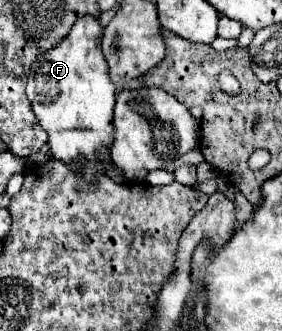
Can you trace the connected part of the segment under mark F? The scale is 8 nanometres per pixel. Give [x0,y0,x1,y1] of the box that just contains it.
[26,18,116,182]

